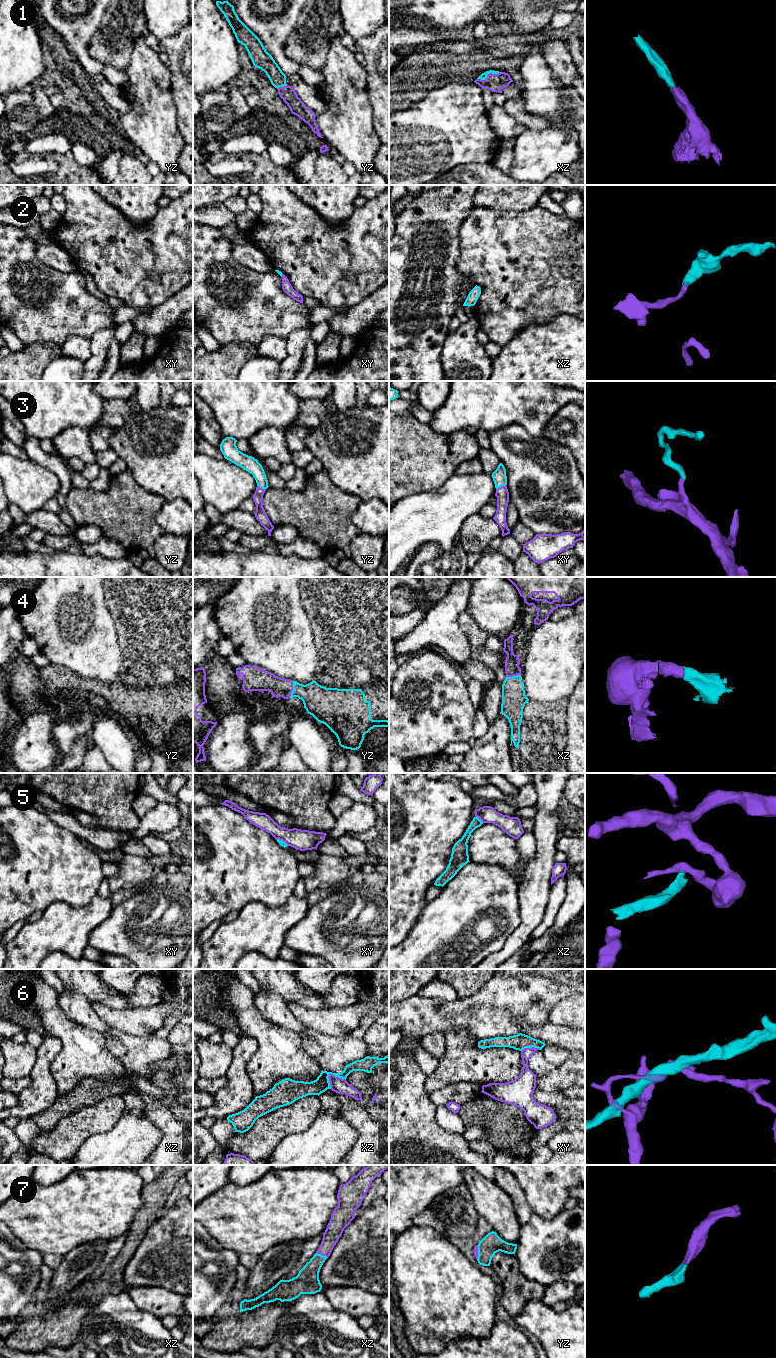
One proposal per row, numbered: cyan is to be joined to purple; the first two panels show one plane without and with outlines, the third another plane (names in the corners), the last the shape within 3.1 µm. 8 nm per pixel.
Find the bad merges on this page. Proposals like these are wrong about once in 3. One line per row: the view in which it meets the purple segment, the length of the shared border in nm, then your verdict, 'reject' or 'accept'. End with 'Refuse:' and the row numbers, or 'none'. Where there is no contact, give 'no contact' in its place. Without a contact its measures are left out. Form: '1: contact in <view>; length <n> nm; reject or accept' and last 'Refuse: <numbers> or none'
1: contact in xz; length 200 nm; accept
2: contact in xz; length 40 nm; accept
3: contact in xy; length 90 nm; accept
4: contact in yz; length 140 nm; accept
5: contact in xz; length 90 nm; reject
6: contact in xz; length 150 nm; reject
7: contact in xz; length 110 nm; accept
Refuse: 5, 6

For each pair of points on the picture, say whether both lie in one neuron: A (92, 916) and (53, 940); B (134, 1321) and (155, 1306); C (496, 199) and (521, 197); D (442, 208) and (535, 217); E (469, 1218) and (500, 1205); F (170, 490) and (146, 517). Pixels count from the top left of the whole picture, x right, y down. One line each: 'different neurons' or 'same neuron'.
A: same neuron
B: different neurons
C: same neuron
D: different neurons
E: different neurons
F: different neurons

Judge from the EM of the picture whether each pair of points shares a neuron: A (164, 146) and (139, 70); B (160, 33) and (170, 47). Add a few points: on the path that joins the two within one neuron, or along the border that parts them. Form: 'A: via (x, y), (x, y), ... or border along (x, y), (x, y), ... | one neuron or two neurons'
A: via (152, 127), (152, 95), (150, 89) | one neuron
B: border along (182, 29), (176, 34), (163, 39), (158, 44) | two neurons

